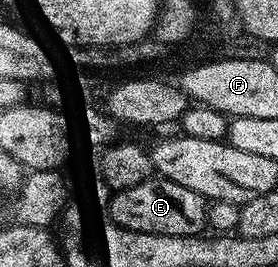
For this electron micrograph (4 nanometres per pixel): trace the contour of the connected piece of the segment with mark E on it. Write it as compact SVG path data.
M152 177L124 190L116 190L107 206L110 220L125 229L145 234L179 235L190 237L200 234L208 222L207 199L190 188L162 177Z

